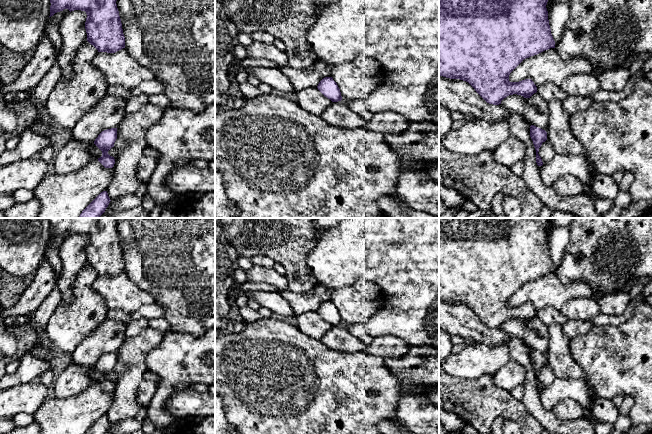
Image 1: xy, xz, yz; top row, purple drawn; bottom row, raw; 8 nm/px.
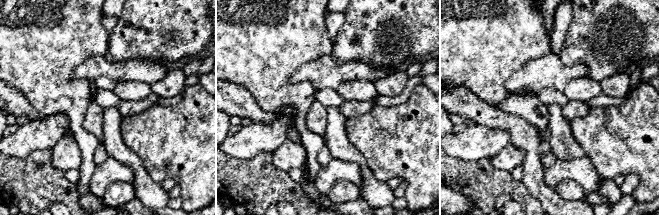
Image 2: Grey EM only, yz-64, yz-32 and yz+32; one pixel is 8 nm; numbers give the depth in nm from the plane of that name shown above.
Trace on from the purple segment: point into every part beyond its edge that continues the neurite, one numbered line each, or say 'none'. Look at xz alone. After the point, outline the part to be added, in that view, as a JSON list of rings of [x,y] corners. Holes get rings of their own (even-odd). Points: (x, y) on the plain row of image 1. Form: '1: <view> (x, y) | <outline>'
none

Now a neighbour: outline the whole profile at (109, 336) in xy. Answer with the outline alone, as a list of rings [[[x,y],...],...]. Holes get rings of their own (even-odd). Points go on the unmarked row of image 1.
[[[106,319],[72,354],[73,361],[94,368],[98,359],[107,353],[117,352],[125,340],[127,323]]]

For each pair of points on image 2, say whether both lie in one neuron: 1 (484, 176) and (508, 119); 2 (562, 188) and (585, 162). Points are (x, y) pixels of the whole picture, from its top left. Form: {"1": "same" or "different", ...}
{"1": "different", "2": "different"}

